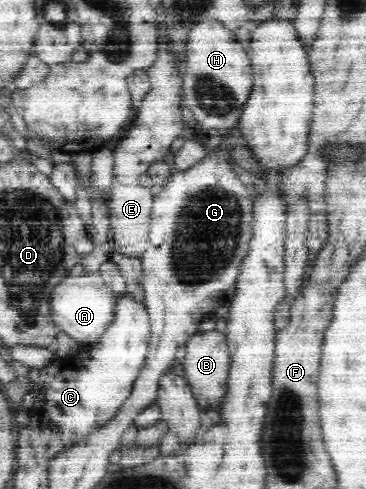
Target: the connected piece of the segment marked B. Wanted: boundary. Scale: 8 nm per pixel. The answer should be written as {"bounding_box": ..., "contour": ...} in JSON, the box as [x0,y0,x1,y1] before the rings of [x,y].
{"bounding_box":[182,328,230,410],"contour":[[[217,328],[211,331],[196,331],[184,345],[186,355],[182,364],[185,377],[202,409],[206,405],[211,405],[213,409],[218,410],[218,403],[224,395],[230,365],[230,354],[226,338],[225,332]]]}

